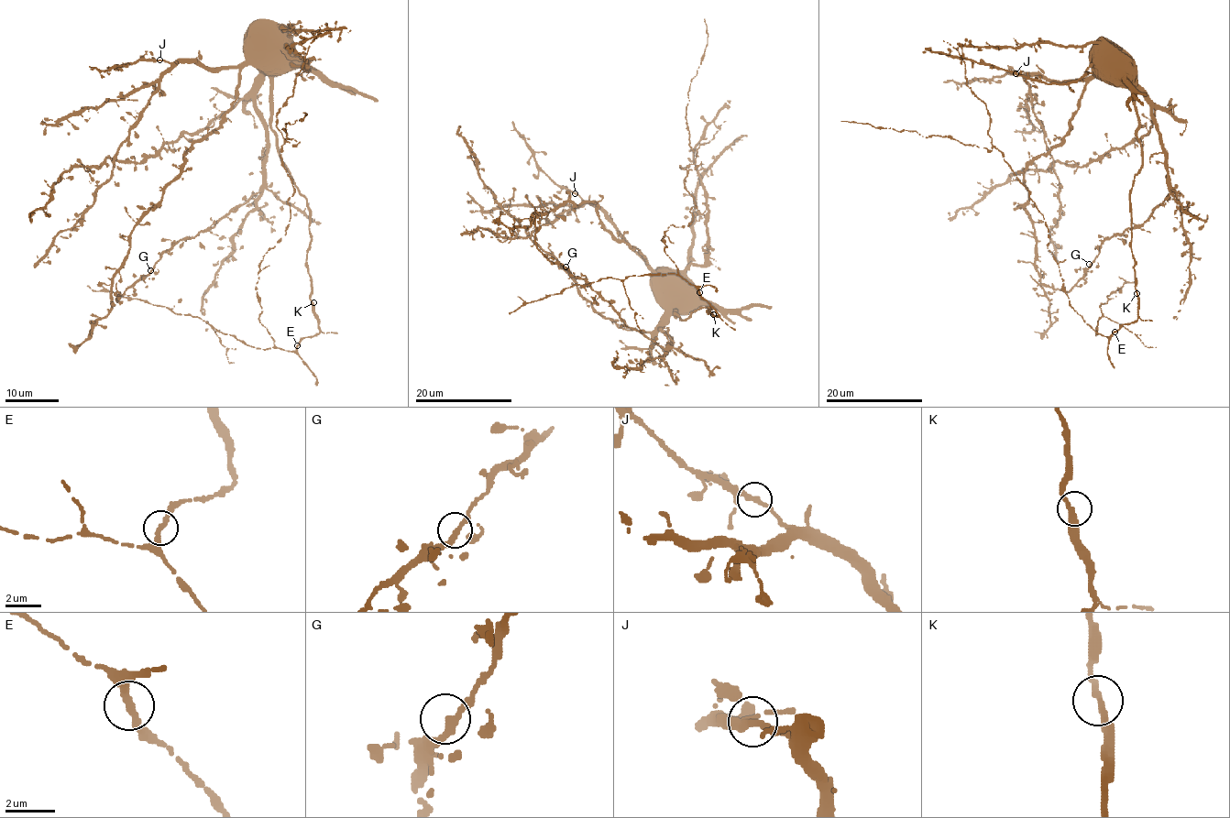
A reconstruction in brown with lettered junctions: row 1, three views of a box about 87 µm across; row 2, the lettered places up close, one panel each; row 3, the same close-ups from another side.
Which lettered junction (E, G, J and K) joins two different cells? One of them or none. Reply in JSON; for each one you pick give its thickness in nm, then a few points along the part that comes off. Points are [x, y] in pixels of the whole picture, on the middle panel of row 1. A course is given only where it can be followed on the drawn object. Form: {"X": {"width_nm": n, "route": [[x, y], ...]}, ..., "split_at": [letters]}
{"split_at": []}

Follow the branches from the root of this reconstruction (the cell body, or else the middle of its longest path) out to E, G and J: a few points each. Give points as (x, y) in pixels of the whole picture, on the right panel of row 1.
E: (1134, 78), (1141, 168), (1134, 177), (1129, 207), (1137, 319), (1114, 332)
G: (1134, 78), (1151, 108), (1167, 158), (1170, 192), (1140, 225), (1106, 238), (1089, 264)
J: (1134, 78), (1047, 81), (1037, 75), (1015, 73)

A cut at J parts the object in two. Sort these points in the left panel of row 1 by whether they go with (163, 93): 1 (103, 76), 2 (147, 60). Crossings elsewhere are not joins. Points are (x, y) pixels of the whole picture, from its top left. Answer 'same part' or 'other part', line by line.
1: other part
2: other part

